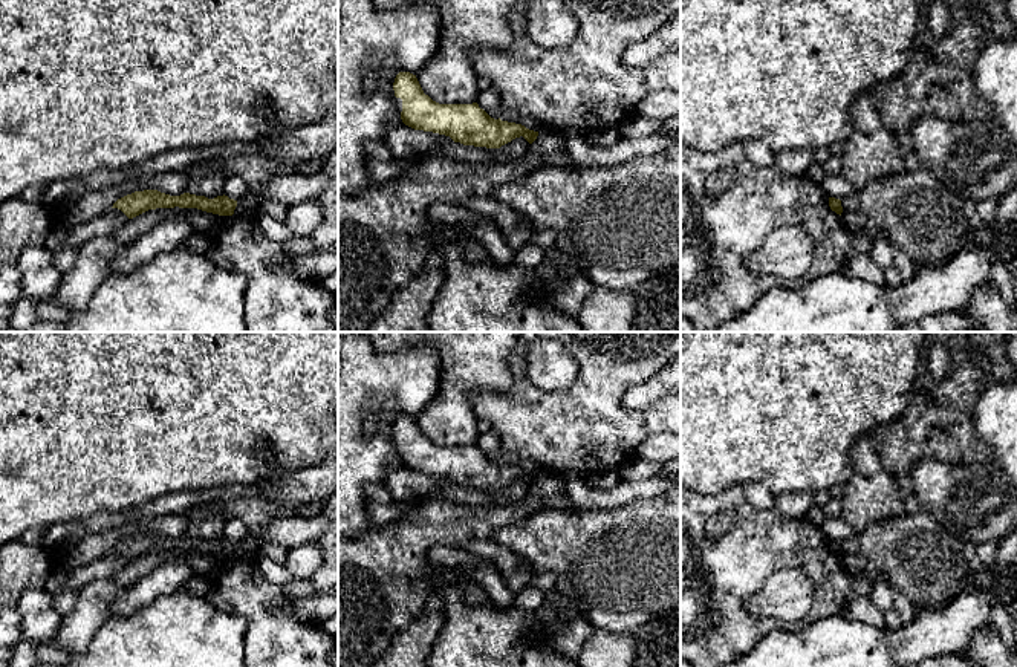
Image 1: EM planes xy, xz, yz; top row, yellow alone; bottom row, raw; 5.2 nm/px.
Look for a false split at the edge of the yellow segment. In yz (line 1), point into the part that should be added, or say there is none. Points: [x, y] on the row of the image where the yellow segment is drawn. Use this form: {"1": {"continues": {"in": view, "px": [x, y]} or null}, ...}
{"1": {"continues": null}}

